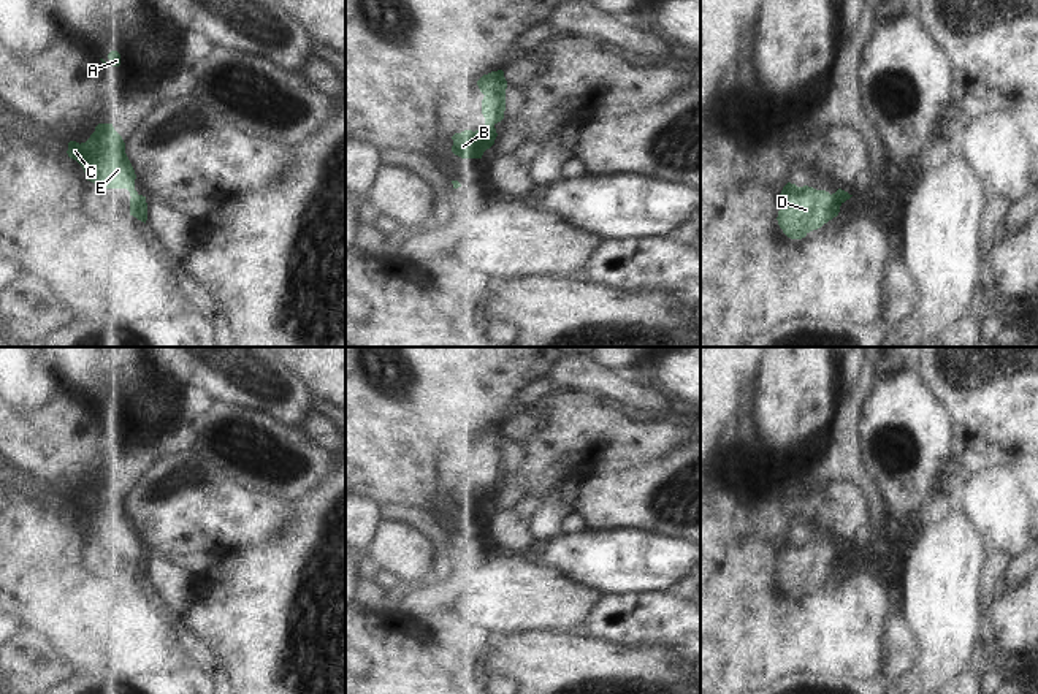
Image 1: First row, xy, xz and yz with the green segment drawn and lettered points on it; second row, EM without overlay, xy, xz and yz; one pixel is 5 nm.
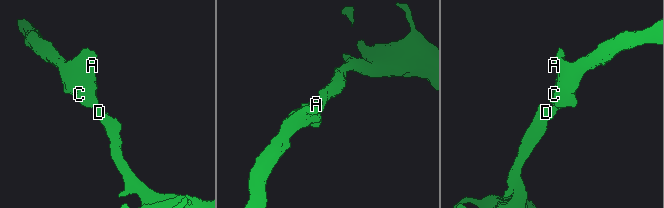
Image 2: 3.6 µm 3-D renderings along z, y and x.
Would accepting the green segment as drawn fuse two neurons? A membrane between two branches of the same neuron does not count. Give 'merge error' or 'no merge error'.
no merge error

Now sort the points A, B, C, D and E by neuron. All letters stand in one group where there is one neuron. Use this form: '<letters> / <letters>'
A B C D E

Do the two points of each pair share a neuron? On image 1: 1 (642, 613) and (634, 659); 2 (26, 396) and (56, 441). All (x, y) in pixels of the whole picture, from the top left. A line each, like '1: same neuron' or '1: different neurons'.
1: different neurons
2: different neurons

